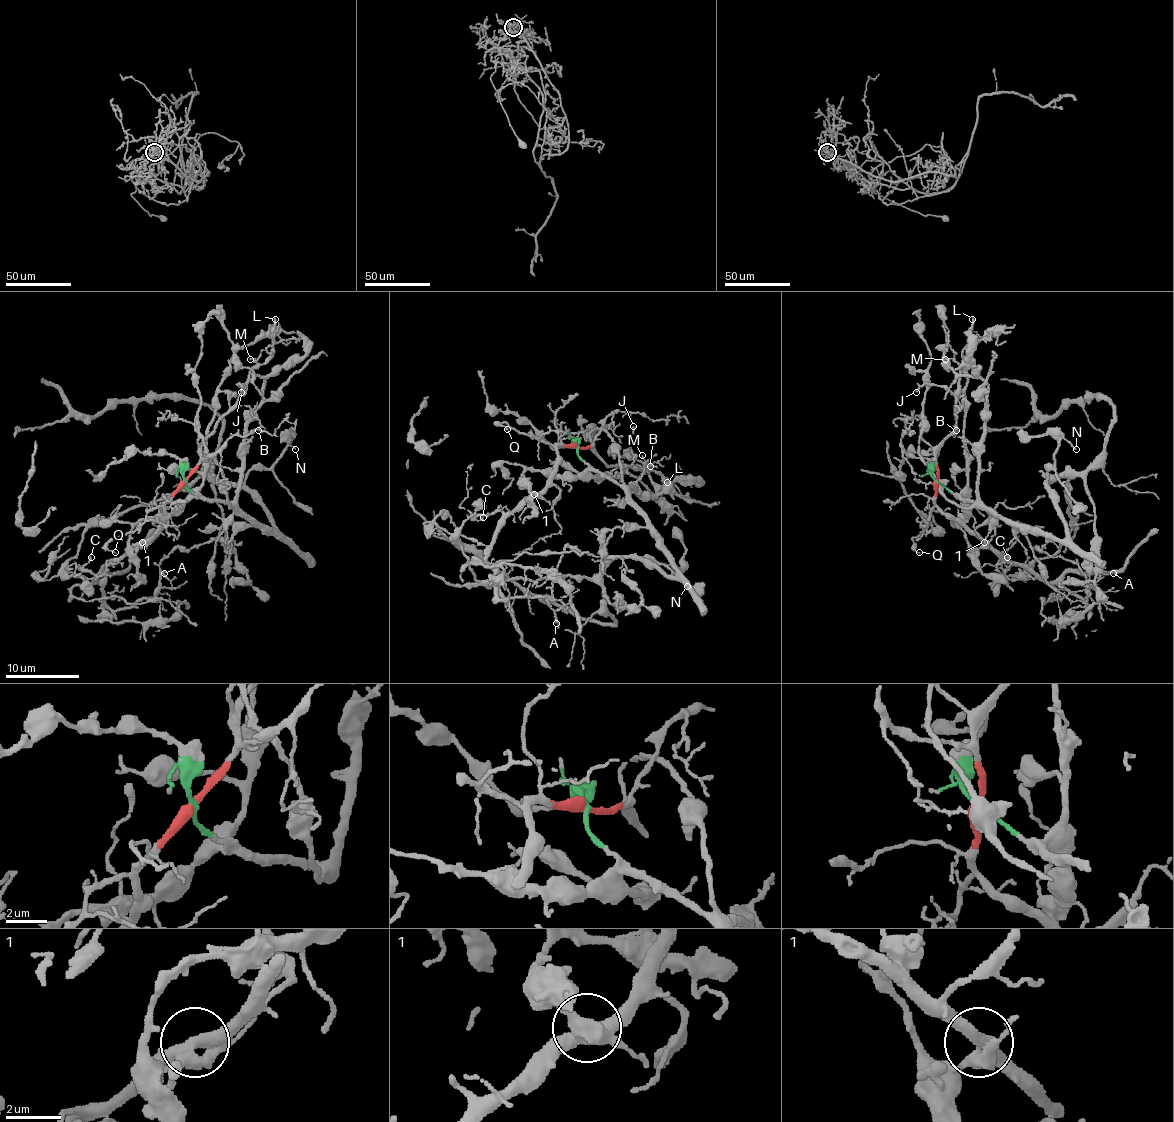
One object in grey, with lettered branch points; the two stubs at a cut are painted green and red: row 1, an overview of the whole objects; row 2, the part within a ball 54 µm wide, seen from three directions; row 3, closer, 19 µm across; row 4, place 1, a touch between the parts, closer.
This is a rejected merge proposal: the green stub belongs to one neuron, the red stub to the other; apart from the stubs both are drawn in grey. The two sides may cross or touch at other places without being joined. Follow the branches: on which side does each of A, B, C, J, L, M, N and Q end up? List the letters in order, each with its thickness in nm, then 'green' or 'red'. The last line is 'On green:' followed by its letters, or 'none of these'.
A: calibre 130 nm; red
B: calibre 100 nm; red
C: calibre 140 nm; red
J: calibre 110 nm; red
L: calibre 260 nm; red
M: calibre 120 nm; red
N: calibre 110 nm; green
Q: calibre 110 nm; red
On green: N

